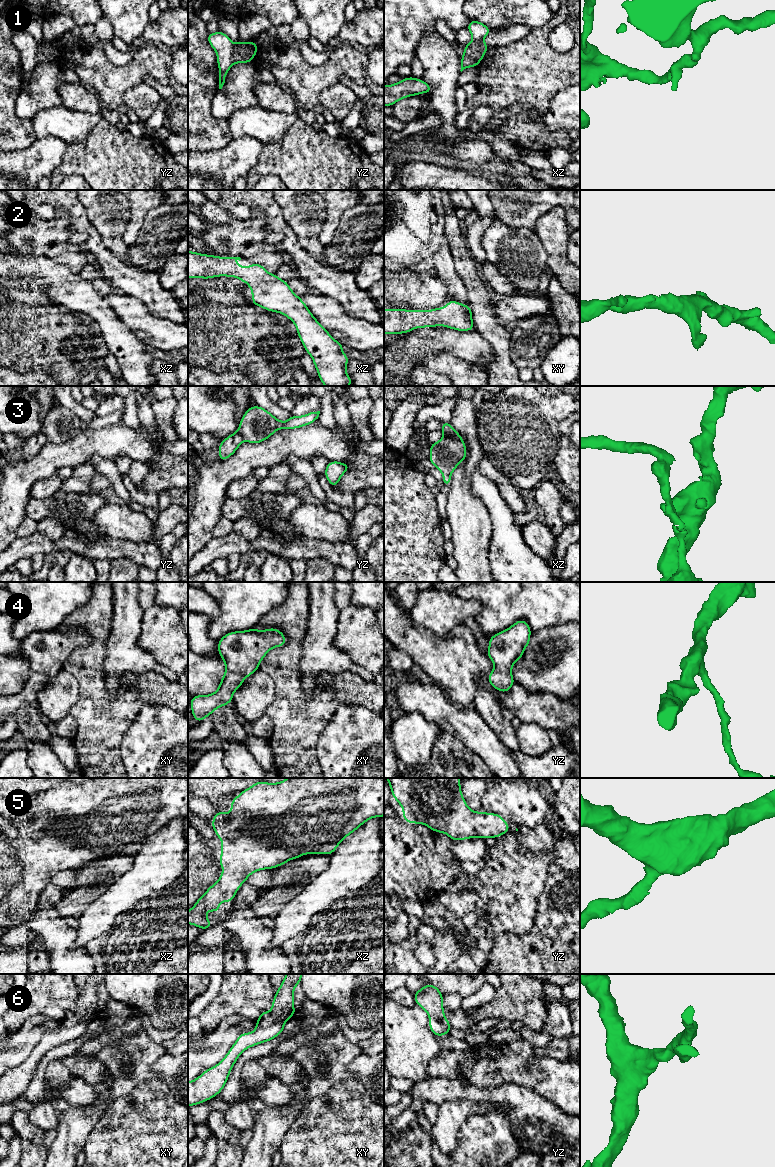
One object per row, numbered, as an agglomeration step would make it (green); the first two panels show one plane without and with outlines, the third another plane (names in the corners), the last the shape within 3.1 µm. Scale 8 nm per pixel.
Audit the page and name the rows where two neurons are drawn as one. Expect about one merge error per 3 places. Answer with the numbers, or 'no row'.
1, 3

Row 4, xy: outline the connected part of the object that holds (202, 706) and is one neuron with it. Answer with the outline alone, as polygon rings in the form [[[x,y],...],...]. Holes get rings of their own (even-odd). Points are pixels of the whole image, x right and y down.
[[[253,627],[250,630],[234,631],[224,635],[218,641],[218,654],[225,664],[225,673],[215,693],[192,696],[190,706],[195,720],[199,723],[207,716],[210,716],[217,708],[230,704],[233,699],[233,693],[241,687],[245,677],[251,676],[259,669],[259,664],[264,659],[265,655],[272,648],[281,647],[285,644],[285,635],[276,628],[258,631]]]

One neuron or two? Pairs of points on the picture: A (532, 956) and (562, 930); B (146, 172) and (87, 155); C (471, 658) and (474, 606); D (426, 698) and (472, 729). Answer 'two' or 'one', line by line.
A: one
B: one
C: two
D: one

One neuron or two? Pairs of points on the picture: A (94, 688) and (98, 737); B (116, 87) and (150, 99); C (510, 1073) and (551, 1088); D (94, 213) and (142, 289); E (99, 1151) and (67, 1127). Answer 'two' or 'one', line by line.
A: one
B: two
C: one
D: two
E: two

